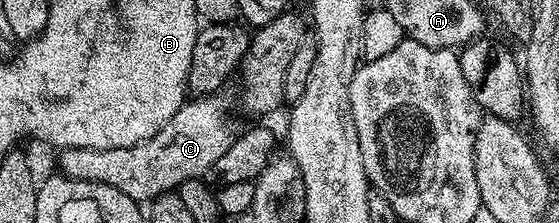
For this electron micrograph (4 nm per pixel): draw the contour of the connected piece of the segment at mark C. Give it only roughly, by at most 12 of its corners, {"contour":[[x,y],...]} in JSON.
{"contour":[[227,93],[132,147],[60,150],[70,179],[136,201],[206,176],[237,130]]}

